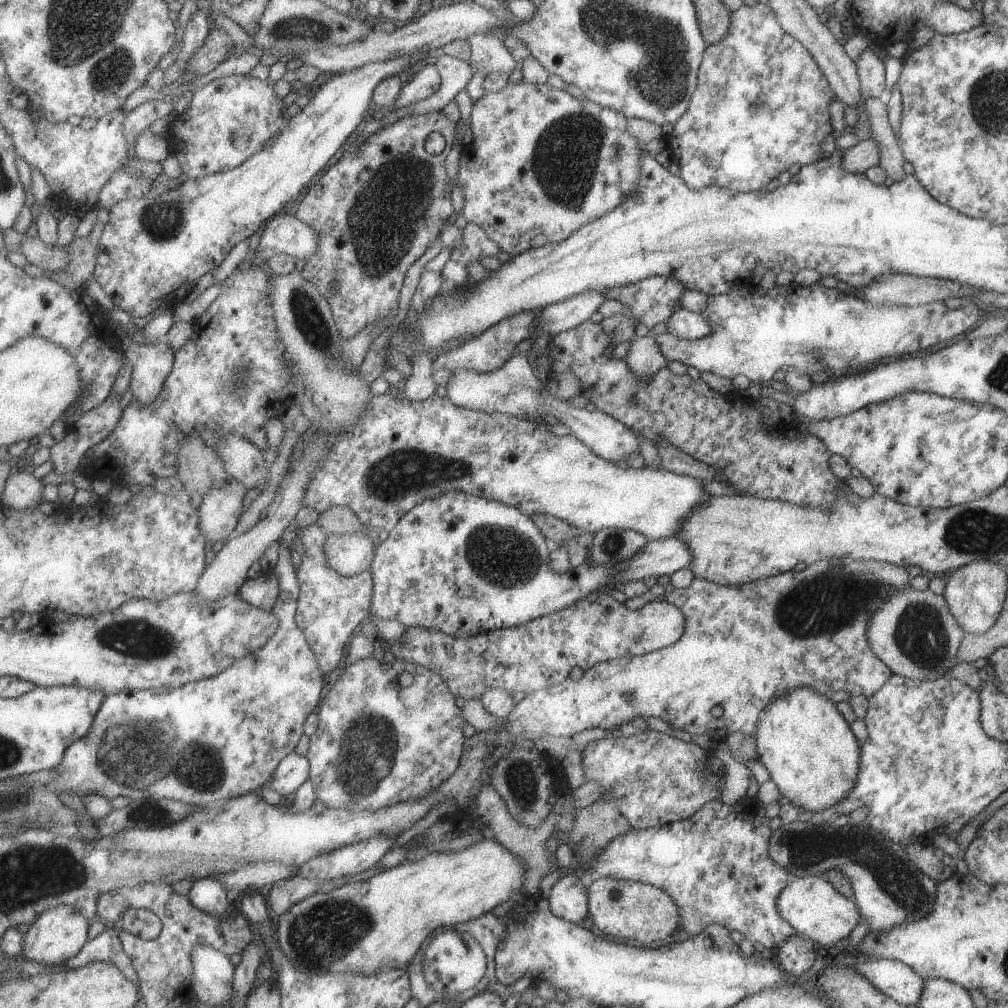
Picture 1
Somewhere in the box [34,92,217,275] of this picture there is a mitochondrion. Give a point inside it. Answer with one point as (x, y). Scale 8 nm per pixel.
(162, 220)

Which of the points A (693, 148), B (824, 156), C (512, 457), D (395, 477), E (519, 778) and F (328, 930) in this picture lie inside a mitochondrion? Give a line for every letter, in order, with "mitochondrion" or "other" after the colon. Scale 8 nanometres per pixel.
A: other
B: other
C: other
D: mitochondrion
E: mitochondrion
F: mitochondrion

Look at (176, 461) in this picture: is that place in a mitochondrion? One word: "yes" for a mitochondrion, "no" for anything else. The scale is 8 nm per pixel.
no

